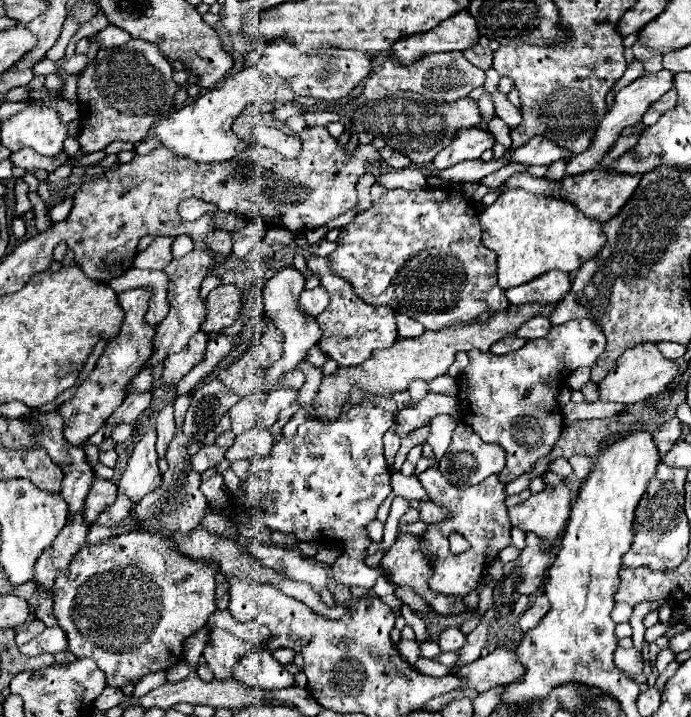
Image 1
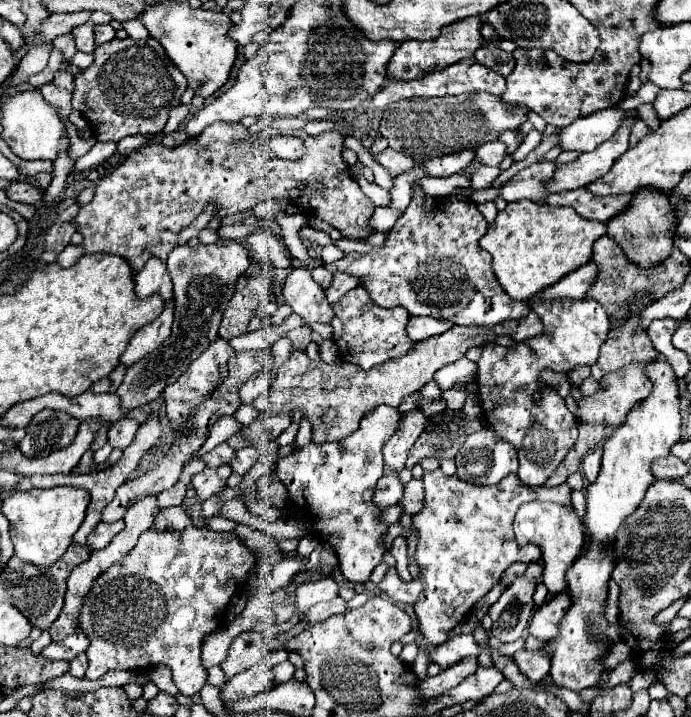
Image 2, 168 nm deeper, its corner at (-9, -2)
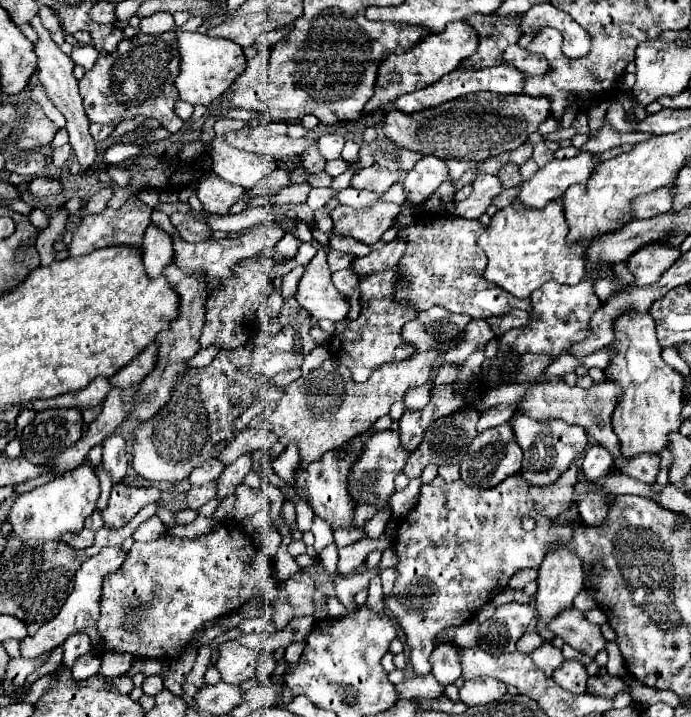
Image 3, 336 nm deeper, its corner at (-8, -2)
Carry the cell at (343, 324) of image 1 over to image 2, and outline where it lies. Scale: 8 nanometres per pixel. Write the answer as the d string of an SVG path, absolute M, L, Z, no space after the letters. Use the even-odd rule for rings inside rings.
M360 286L334 304L332 338L344 360L358 364L364 370L370 370L390 358L404 356L412 348L414 342L406 334L408 318L410 314L404 312L404 308L380 308L372 298L368 298L368 292Z

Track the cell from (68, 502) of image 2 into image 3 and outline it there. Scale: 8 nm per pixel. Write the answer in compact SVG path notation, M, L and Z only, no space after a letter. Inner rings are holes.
M79 466L65 476L47 482L31 492L21 494L7 516L7 522L13 528L13 534L19 536L21 542L37 540L37 542L57 542L63 534L79 532L83 528L85 518L97 508L99 498L99 478L95 476L93 466Z

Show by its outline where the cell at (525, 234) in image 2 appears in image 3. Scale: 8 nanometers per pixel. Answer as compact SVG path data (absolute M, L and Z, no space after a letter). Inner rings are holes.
M515 200L491 218L491 224L477 240L479 248L483 248L489 258L483 272L485 278L517 298L529 298L533 290L549 280L557 280L561 284L581 282L585 276L585 246L581 242L567 244L567 232L569 226L561 202L553 200L539 210Z

